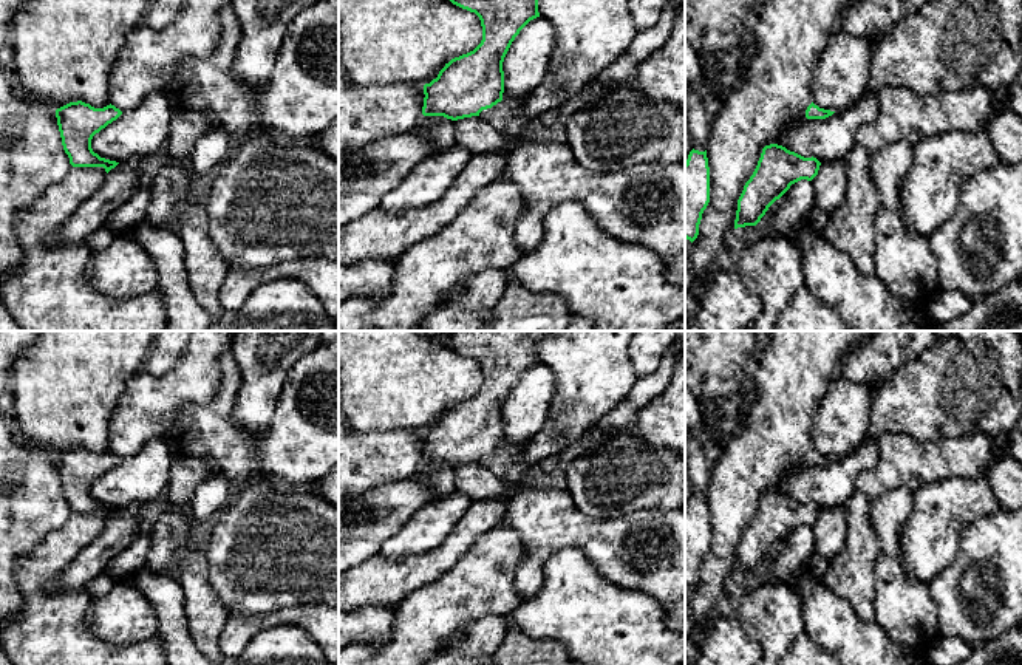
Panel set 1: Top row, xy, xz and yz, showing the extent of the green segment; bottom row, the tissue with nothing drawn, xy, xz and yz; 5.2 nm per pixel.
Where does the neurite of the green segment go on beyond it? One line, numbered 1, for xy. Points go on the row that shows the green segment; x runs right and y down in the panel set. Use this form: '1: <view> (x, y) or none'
1: none

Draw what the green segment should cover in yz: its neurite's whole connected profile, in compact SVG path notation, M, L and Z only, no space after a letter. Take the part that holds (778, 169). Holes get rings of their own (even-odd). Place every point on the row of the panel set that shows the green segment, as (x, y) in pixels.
M778 144L765 145L738 200L734 229L756 226L792 184L801 179L812 181L819 165L813 156L804 158Z

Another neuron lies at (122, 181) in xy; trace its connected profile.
M138 161L119 162L107 173L102 187L83 201L57 229L54 241L83 243L105 220L139 189Z

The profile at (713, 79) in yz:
M700 53L700 62L702 62L702 79L699 84L702 84L711 97L711 110L719 107L724 96L728 93L731 87L731 77L727 77L722 73L722 68L717 62L717 57L714 53Z

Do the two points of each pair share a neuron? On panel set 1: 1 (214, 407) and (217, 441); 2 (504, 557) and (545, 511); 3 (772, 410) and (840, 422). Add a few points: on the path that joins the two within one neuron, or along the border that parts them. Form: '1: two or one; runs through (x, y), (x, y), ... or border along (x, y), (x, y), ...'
1: one; runs through (214, 415), (214, 433)
2: two; border along (501, 521), (521, 543), (523, 559), (515, 576)
3: two; border along (827, 384), (814, 416), (812, 447)

